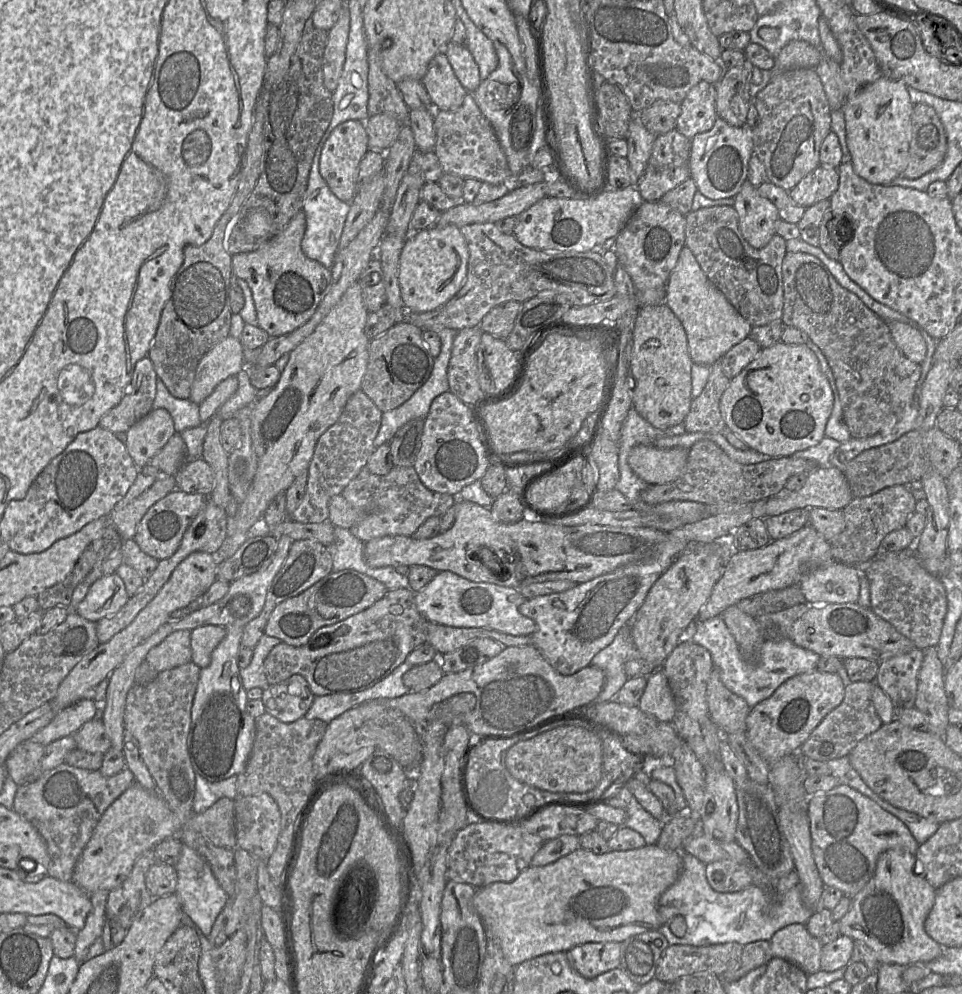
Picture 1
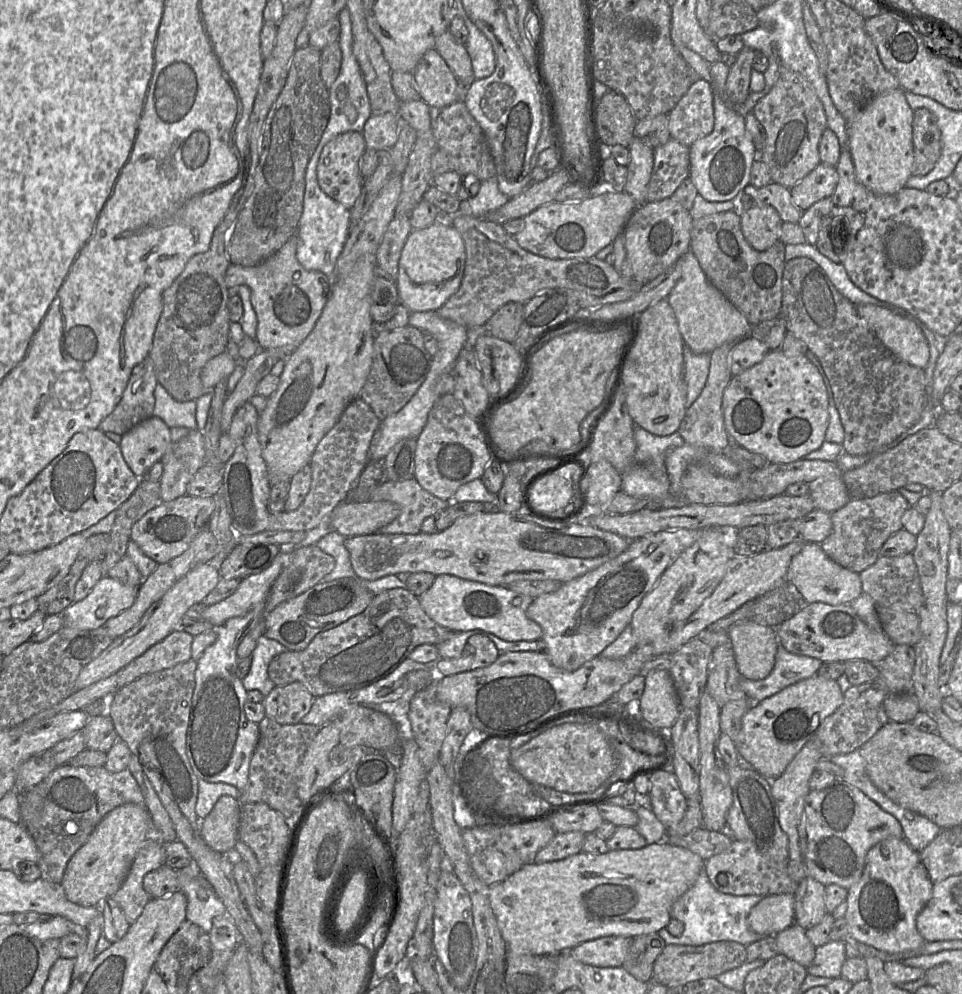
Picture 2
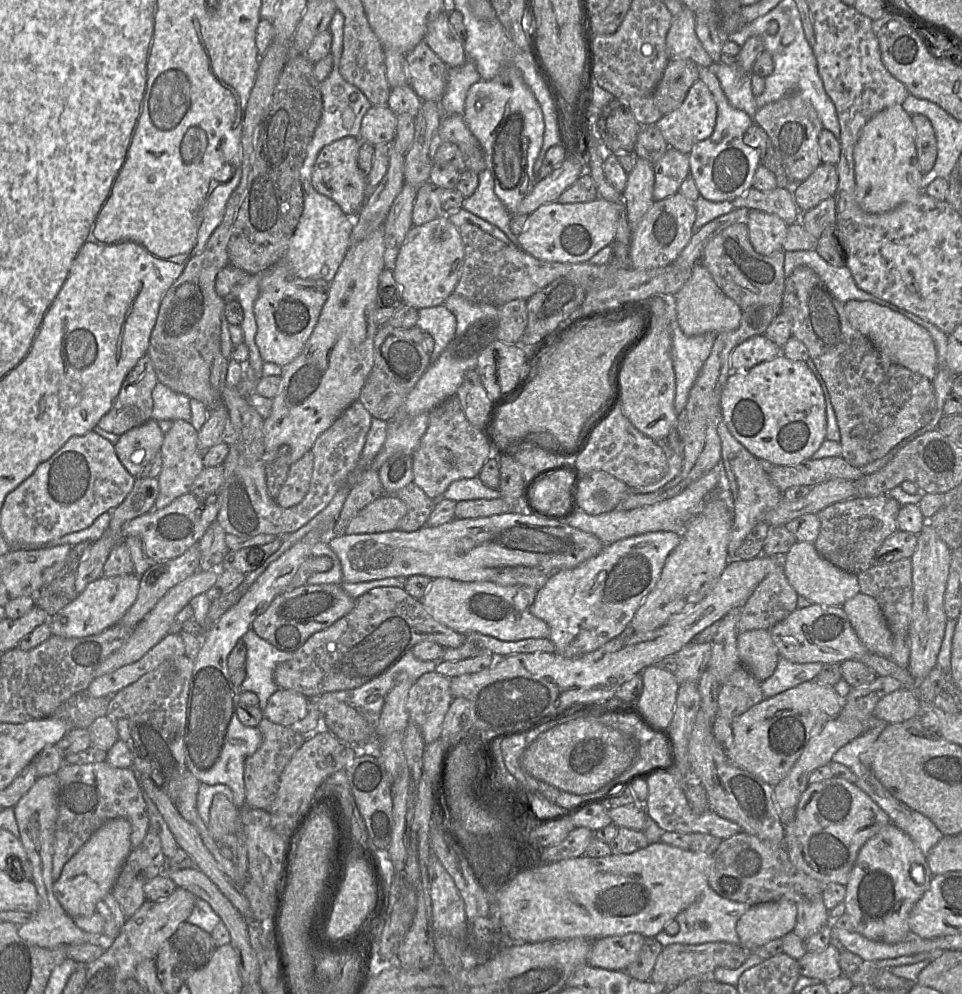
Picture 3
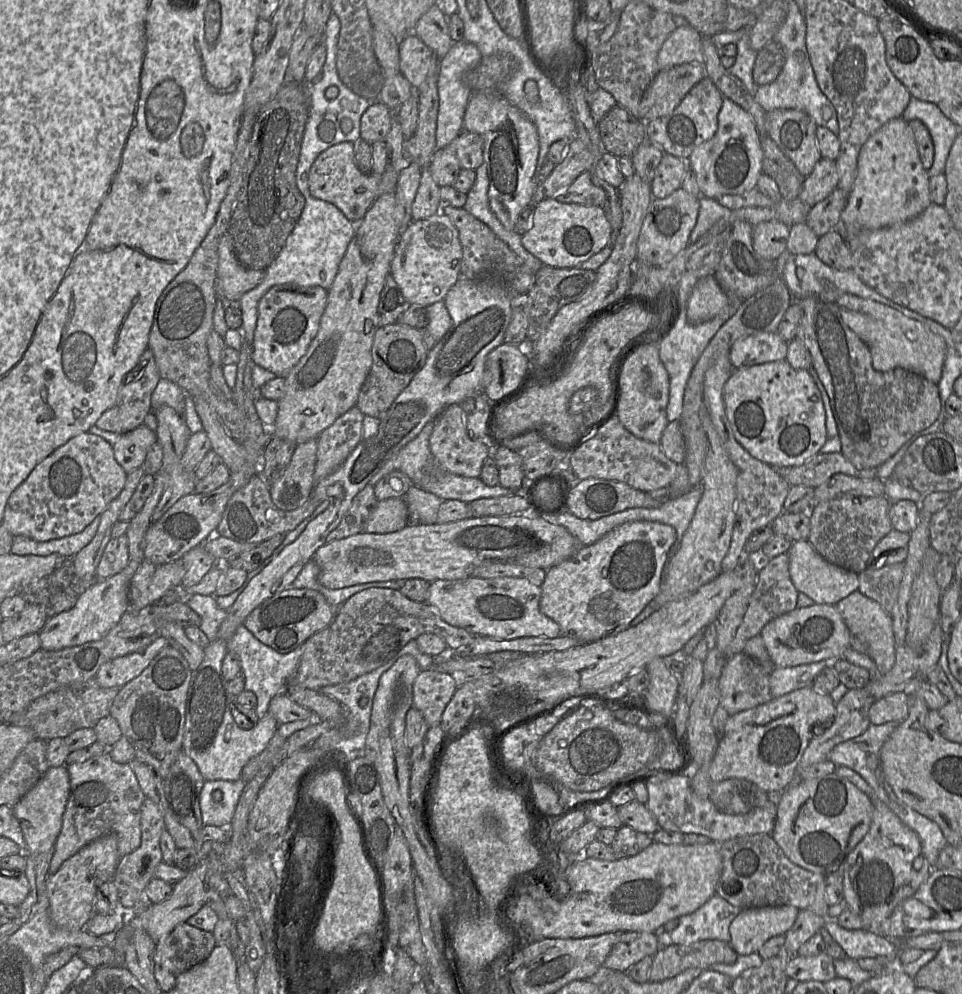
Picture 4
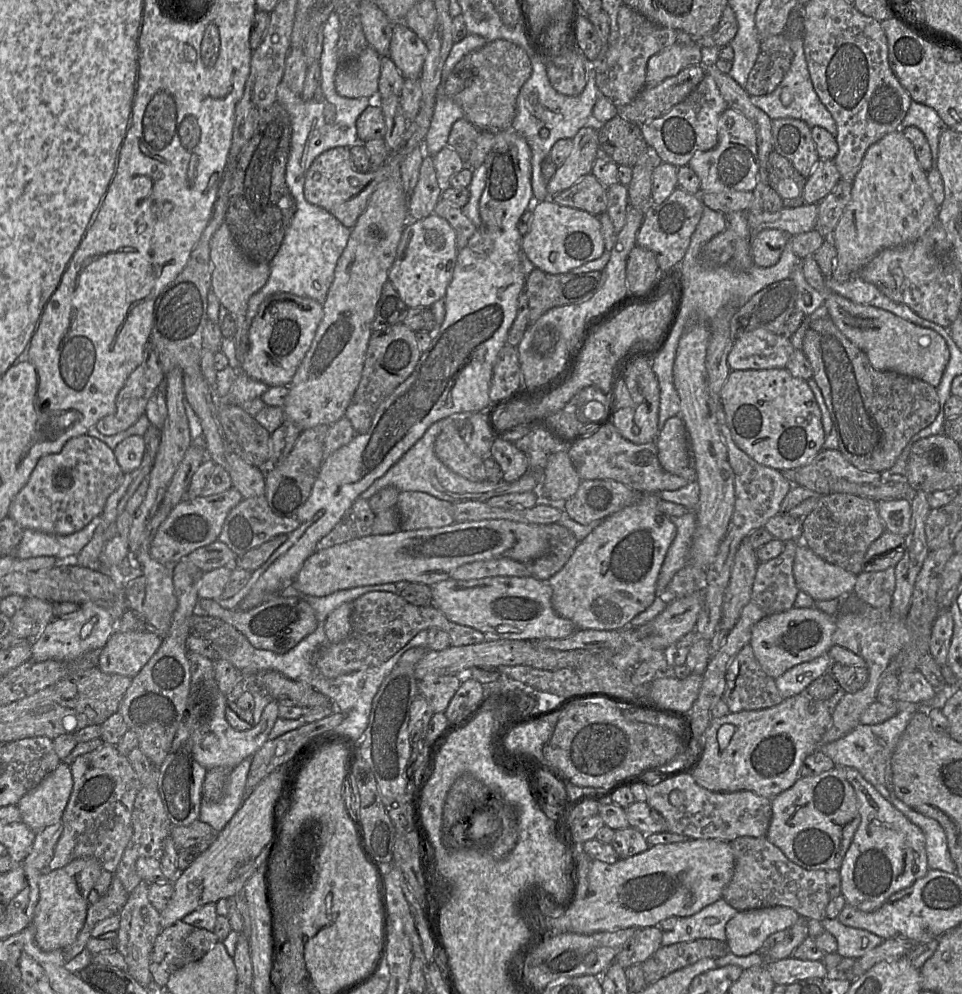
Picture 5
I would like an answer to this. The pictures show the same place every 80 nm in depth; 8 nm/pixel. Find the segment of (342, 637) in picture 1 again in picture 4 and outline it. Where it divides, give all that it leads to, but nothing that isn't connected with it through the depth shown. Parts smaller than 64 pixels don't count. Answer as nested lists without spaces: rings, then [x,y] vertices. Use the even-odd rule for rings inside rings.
[[[370,588],[353,595],[336,611],[332,623],[325,629],[312,635],[303,643],[303,654],[299,665],[288,680],[288,685],[320,690],[324,686],[336,685],[356,679],[386,664],[411,640],[420,635],[432,633],[441,637],[448,649],[466,648],[475,635],[463,628],[452,626],[444,621],[436,609],[427,602],[415,602],[400,590],[391,588]]]

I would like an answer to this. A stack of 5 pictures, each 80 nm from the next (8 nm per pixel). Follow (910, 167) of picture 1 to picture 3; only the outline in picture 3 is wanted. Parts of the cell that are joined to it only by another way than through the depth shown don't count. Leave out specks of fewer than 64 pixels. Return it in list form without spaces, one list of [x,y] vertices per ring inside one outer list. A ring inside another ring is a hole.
[[[922,114],[911,115],[915,128],[915,146],[920,170],[928,173],[934,166],[937,156],[937,143],[930,120]]]

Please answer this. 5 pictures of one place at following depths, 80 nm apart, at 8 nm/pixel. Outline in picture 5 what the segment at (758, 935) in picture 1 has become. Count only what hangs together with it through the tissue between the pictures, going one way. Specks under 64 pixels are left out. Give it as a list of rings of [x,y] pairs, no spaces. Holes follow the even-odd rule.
[[[720,898],[694,915],[679,917],[671,930],[663,931],[662,946],[704,938],[726,941],[726,924],[738,912]]]

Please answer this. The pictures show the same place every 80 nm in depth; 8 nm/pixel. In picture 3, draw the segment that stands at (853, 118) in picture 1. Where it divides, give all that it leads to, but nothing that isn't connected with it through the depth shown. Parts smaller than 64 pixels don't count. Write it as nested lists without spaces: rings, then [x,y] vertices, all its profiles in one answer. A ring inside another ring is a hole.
[[[900,104],[875,114],[861,129],[853,151],[855,198],[860,208],[871,214],[888,212],[903,202],[915,199],[921,190],[920,170],[915,146],[915,128]]]

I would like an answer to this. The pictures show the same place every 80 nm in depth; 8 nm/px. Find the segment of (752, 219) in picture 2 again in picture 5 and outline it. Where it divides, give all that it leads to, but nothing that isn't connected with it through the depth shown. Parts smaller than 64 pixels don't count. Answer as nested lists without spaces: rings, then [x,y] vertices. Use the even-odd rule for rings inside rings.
[[[763,229],[751,241],[751,256],[754,265],[758,267],[771,267],[775,265],[788,241],[785,231],[778,229]]]

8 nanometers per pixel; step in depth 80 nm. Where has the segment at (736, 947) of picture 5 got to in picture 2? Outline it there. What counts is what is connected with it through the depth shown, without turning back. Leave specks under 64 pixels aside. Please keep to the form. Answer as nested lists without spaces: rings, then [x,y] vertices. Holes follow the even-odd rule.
[[[793,894],[765,896],[749,912],[747,924],[760,936],[775,936],[795,923]]]

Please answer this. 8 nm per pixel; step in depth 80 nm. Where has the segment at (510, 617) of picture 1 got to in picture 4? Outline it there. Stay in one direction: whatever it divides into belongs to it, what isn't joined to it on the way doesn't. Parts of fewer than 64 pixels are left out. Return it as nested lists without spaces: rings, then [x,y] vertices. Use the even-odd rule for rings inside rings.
[[[469,577],[460,580],[435,580],[431,583],[427,603],[431,604],[440,617],[452,626],[463,628],[473,635],[489,636],[496,639],[511,640],[520,637],[556,638],[561,635],[560,626],[544,615],[539,608],[541,587],[525,578]]]

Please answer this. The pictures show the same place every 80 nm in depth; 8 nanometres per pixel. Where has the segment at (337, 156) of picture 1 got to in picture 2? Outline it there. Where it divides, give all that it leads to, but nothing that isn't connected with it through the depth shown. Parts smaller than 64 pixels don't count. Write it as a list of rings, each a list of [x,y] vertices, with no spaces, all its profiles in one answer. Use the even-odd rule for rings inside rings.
[[[348,131],[337,135],[323,148],[317,164],[317,181],[321,190],[333,200],[351,209],[361,193],[363,178],[360,173],[359,161],[366,150],[362,132]]]

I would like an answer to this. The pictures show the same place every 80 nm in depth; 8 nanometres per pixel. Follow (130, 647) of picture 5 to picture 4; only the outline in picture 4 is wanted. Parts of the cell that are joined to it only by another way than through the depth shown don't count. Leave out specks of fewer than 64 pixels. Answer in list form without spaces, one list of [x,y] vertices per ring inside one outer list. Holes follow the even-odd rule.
[[[155,636],[142,652],[129,653],[104,663],[99,668],[95,679],[103,688],[122,688],[139,676],[160,651],[168,645],[170,643],[167,639]]]

